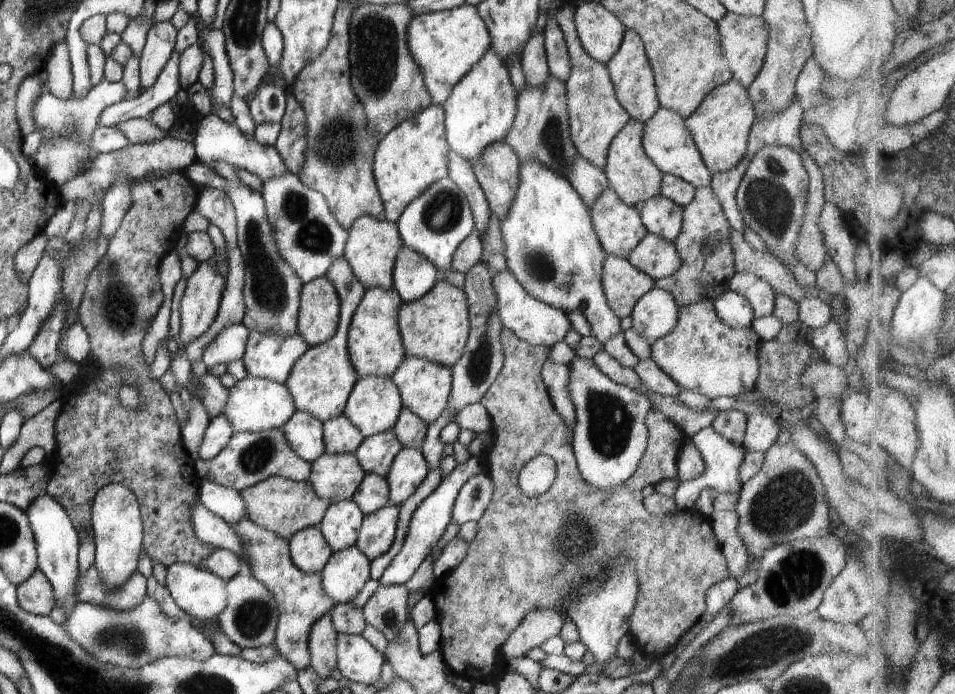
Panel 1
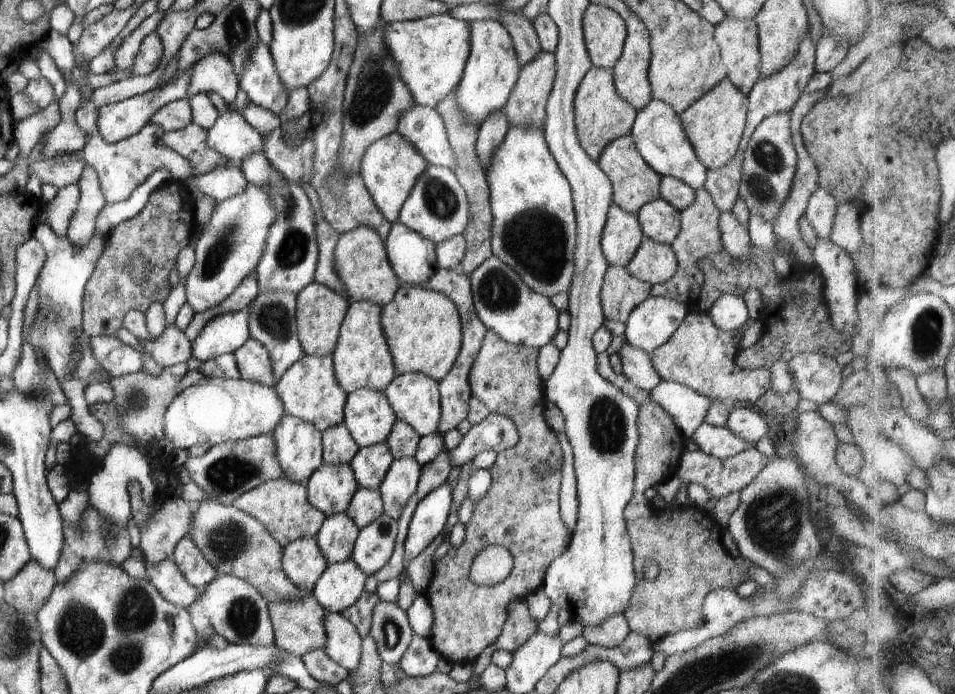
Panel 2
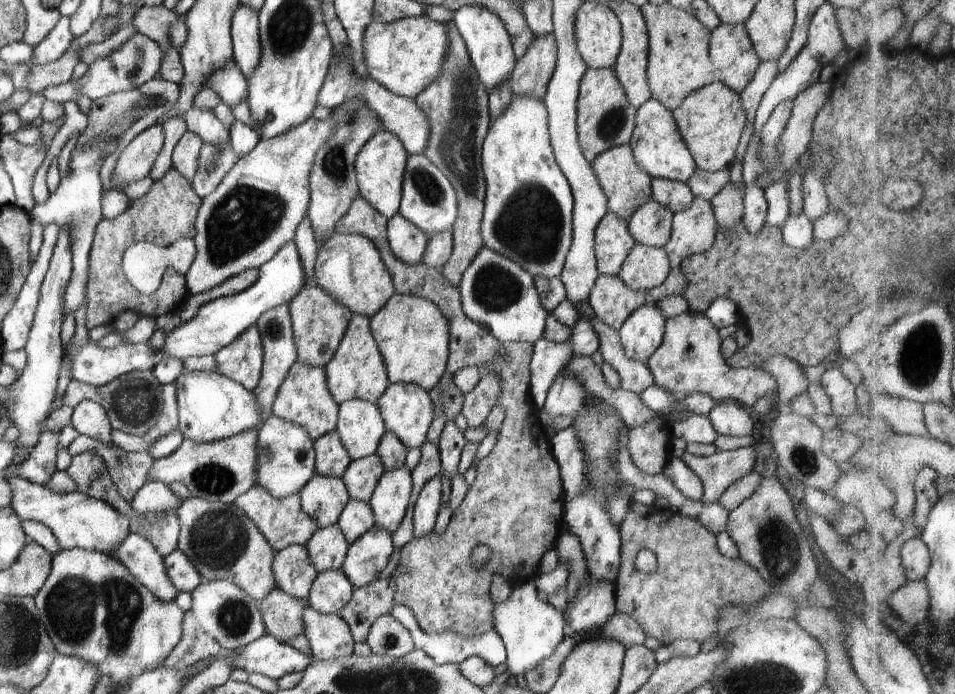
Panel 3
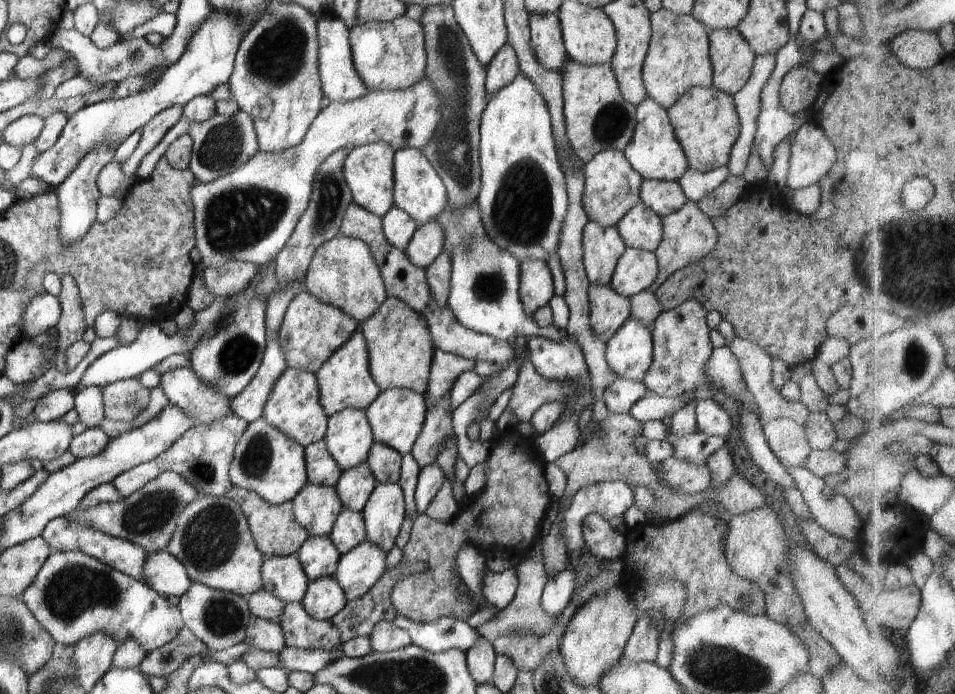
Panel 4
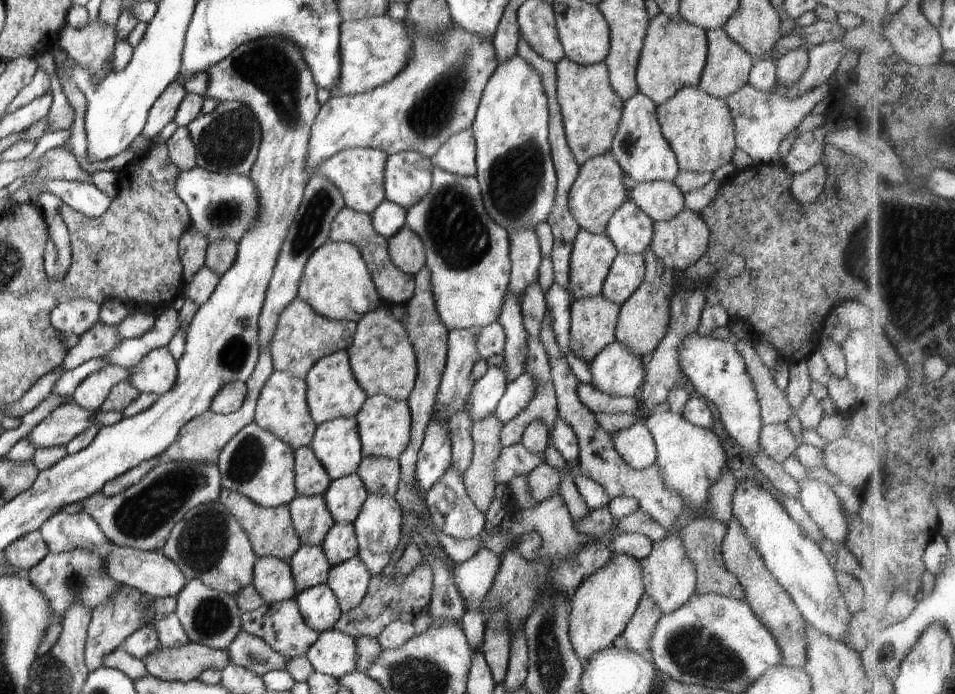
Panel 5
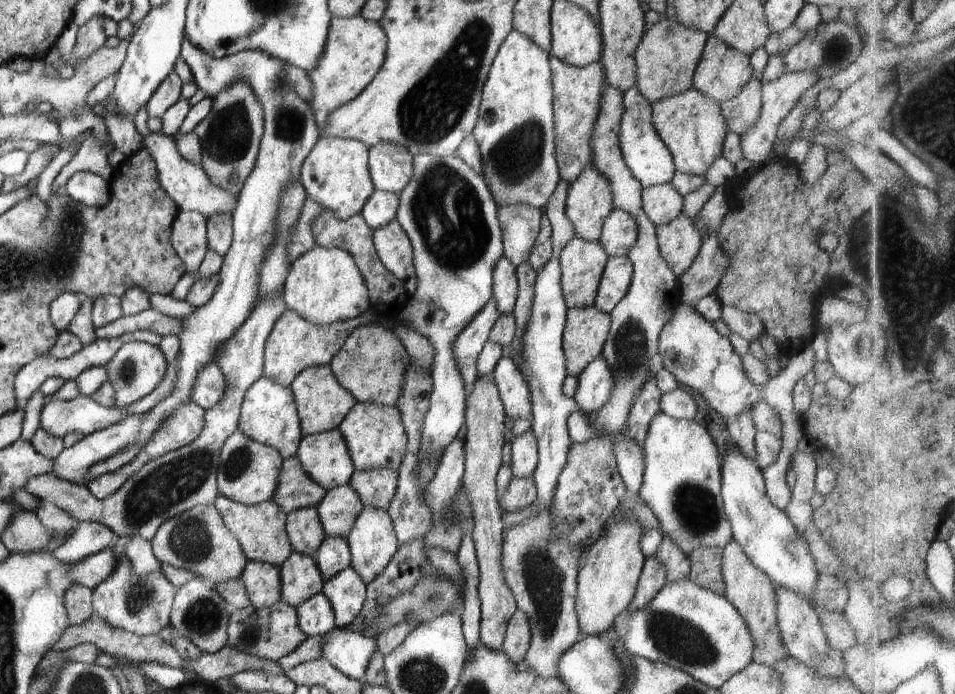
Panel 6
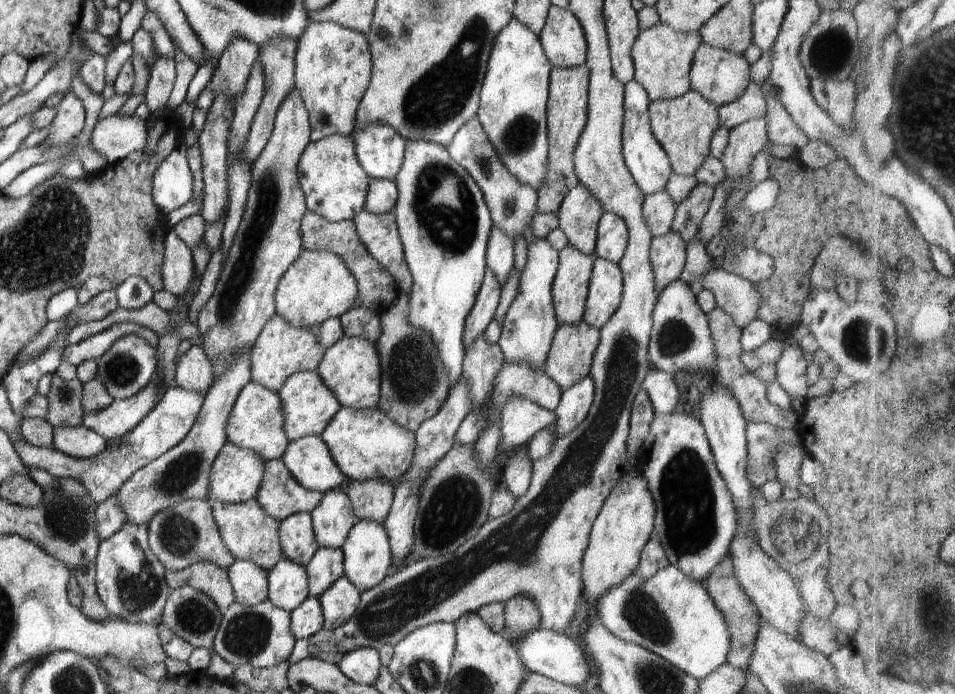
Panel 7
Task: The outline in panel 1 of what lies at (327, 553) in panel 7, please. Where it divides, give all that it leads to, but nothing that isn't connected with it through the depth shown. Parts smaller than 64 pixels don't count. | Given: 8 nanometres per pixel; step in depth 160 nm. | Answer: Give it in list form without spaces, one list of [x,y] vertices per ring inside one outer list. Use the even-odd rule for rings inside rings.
[[[366,475],[351,499],[364,516],[388,507],[390,501],[387,480],[376,475]]]

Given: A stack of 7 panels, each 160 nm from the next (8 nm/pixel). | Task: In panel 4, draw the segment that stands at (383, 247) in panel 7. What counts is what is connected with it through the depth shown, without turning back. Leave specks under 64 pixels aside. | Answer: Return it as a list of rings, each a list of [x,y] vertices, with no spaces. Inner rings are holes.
[[[436,221],[417,223],[403,251],[416,268],[427,269],[442,254],[443,244],[444,231]]]

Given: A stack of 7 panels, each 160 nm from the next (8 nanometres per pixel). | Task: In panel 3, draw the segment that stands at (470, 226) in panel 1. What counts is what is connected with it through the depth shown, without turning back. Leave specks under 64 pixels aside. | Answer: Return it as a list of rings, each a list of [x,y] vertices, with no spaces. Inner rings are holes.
[[[422,153],[407,156],[400,199],[399,213],[427,236],[450,231],[456,220],[458,203],[455,188],[448,177]]]

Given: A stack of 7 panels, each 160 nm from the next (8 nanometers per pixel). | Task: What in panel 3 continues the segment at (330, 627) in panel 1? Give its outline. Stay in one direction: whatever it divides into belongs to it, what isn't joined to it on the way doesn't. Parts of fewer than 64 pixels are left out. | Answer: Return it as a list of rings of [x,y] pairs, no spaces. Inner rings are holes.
[[[283,590],[270,591],[259,604],[266,632],[282,643],[296,635],[304,634],[303,610],[307,606],[307,600],[292,598]]]

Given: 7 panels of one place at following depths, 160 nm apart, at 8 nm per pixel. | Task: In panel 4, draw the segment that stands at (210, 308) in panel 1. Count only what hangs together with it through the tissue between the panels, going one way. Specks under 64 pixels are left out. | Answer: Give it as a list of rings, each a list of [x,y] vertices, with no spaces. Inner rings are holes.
[[[426,76],[408,88],[370,91],[368,95],[348,102],[330,101],[312,121],[299,145],[273,153],[259,150],[256,156],[234,172],[207,183],[196,180],[189,192],[195,216],[195,247],[201,256],[201,262],[194,266],[195,274],[200,273],[203,276],[204,271],[222,267],[234,258],[266,268],[274,262],[277,252],[285,247],[298,219],[308,208],[314,177],[324,160],[336,151],[375,142],[385,142],[395,151],[406,147],[421,151],[440,122],[442,105],[440,93],[437,93],[432,81]]]

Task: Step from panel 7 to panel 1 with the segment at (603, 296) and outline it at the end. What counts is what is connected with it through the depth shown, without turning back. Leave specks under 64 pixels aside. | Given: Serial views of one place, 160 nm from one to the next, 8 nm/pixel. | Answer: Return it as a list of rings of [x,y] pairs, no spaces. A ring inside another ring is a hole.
[[[648,232],[629,254],[627,261],[655,281],[672,276],[683,264],[672,241]]]

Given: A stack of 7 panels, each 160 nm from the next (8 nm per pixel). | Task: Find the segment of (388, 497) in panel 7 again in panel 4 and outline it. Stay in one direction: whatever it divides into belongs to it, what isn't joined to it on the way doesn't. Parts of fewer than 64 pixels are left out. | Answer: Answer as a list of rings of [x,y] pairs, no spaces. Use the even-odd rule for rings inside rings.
[[[374,441],[365,463],[378,483],[397,483],[401,473],[402,457],[396,449]]]

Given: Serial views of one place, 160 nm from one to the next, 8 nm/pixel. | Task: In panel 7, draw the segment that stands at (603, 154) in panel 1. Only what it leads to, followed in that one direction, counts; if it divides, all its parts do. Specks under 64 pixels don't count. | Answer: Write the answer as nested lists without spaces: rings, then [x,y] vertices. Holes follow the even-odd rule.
[[[585,64],[567,69],[551,68],[547,100],[548,164],[543,185],[537,190],[537,212],[556,213],[563,198],[579,184],[574,172],[573,152],[588,118],[588,83],[589,68]]]

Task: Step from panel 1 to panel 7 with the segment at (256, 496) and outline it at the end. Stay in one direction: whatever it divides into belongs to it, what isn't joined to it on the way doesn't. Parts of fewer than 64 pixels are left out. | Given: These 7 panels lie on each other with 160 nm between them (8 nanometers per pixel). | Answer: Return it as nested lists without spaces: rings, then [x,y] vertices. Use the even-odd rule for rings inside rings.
[[[256,499],[232,504],[212,500],[208,502],[220,536],[236,561],[252,561],[256,566],[269,571],[284,557],[278,536],[280,521],[264,512]]]

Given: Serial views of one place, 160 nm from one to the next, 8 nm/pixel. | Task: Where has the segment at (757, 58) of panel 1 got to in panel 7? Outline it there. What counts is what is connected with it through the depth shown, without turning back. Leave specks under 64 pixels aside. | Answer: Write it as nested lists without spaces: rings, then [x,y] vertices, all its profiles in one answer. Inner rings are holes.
[[[700,43],[694,53],[692,66],[689,72],[691,89],[699,92],[706,100],[714,103],[717,107],[731,103],[740,98],[748,84],[750,84],[750,64],[742,54],[708,46]]]

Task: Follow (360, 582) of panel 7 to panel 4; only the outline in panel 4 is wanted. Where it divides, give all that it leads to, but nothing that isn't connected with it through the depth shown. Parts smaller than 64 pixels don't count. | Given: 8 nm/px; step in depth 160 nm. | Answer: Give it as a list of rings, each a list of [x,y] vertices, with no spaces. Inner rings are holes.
[[[377,483],[361,511],[366,538],[386,554],[394,548],[404,515],[404,494],[398,483]]]

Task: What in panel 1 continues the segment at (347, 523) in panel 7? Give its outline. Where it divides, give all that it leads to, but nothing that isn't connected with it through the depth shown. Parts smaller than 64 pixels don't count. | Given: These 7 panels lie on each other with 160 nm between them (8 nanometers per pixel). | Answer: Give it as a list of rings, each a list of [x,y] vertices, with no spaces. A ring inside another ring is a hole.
[[[386,431],[364,439],[353,455],[367,475],[386,478],[402,447],[397,436],[392,431]]]

